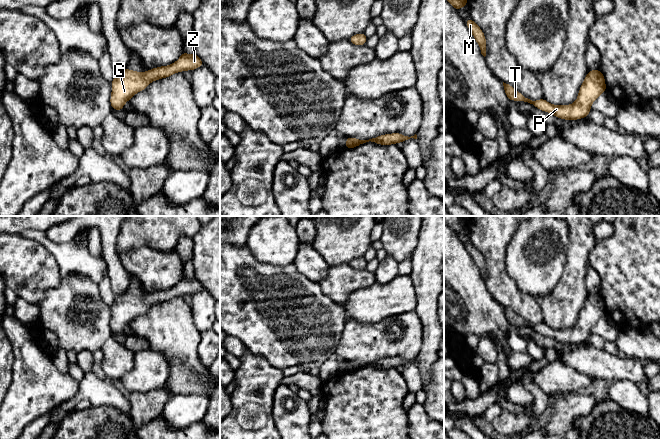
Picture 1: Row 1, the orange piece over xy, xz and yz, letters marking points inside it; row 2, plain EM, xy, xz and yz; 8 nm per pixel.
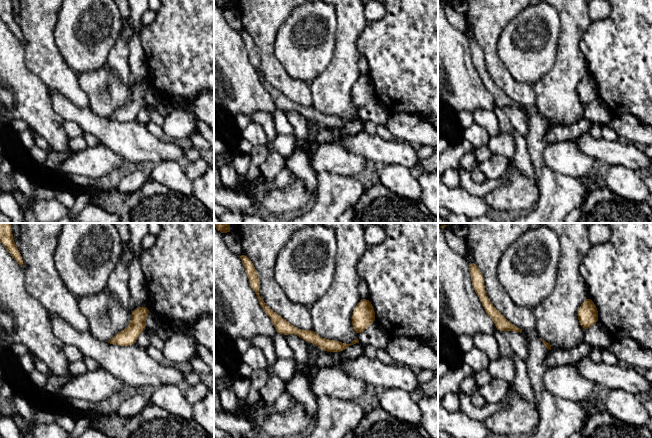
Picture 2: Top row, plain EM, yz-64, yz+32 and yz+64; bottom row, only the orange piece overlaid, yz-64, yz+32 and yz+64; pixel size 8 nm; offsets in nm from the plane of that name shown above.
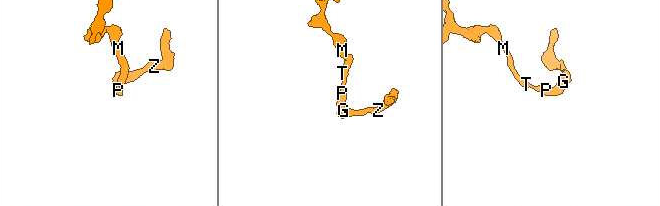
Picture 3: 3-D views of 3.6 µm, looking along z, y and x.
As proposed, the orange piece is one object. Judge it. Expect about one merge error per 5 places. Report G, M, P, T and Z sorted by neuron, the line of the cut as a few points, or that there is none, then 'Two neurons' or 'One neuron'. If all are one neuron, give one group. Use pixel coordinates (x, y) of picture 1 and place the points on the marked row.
Groups: G M P T Z. No split. One neuron

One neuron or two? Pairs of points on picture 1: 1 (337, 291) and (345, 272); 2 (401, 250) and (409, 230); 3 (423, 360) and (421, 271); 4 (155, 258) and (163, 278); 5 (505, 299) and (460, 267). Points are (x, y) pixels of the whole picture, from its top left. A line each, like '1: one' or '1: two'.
1: one
2: one
3: one
4: one
5: two

